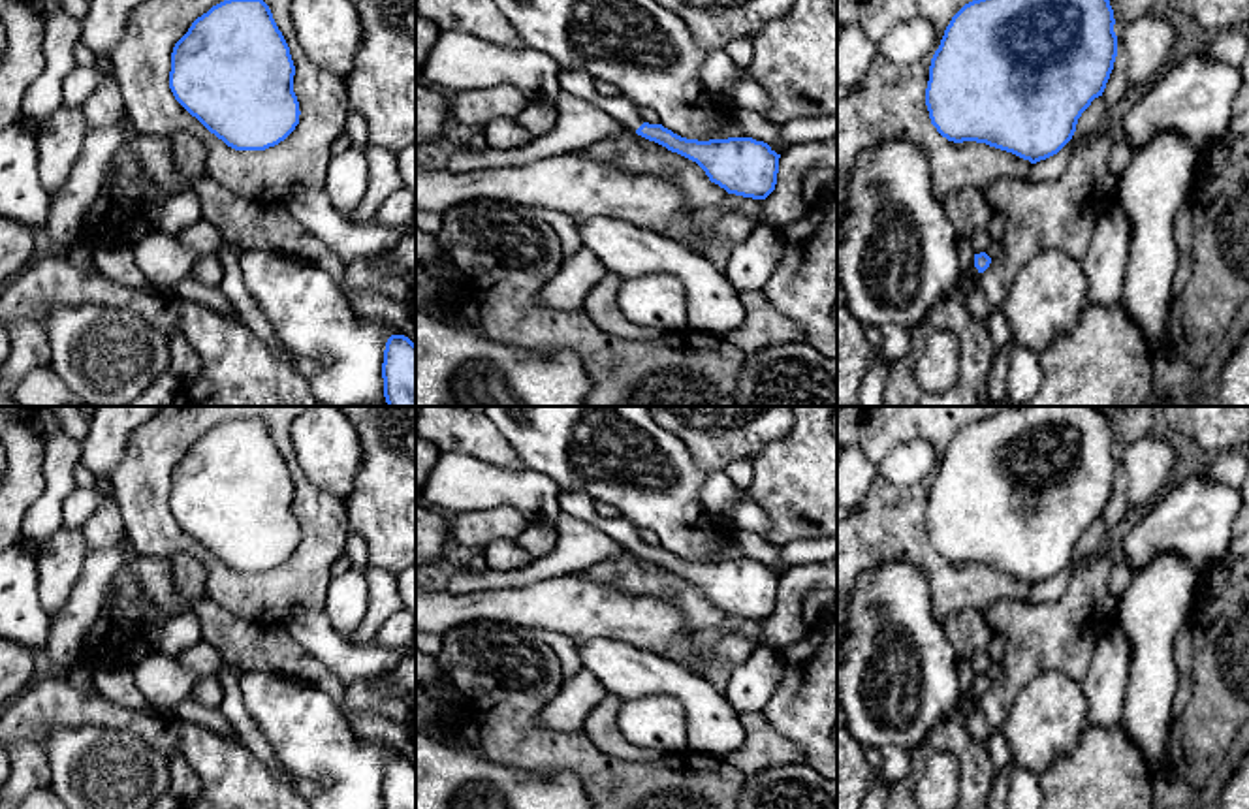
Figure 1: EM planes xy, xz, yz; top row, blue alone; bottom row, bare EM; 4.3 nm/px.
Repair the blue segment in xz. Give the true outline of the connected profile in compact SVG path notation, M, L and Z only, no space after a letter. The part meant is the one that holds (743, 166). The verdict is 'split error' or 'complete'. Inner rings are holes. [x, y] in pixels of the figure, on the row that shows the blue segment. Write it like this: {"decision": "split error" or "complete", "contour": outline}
{"decision": "complete", "contour": "M649 122L636 134L696 162L709 181L728 194L766 199L775 190L781 154L764 141L752 137L698 141Z"}

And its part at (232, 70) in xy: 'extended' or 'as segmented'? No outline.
as segmented

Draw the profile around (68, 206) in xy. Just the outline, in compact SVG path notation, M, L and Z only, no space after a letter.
M124 113L115 124L88 130L83 152L70 169L64 184L49 196L49 214L45 235L55 252L66 252L68 245L79 237L81 220L98 198L109 162L132 128Z

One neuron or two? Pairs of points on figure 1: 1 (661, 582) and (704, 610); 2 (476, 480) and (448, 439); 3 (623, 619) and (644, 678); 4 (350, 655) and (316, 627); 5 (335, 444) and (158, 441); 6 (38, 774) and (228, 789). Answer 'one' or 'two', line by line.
1: one
2: two
3: two
4: one
5: two
6: one

